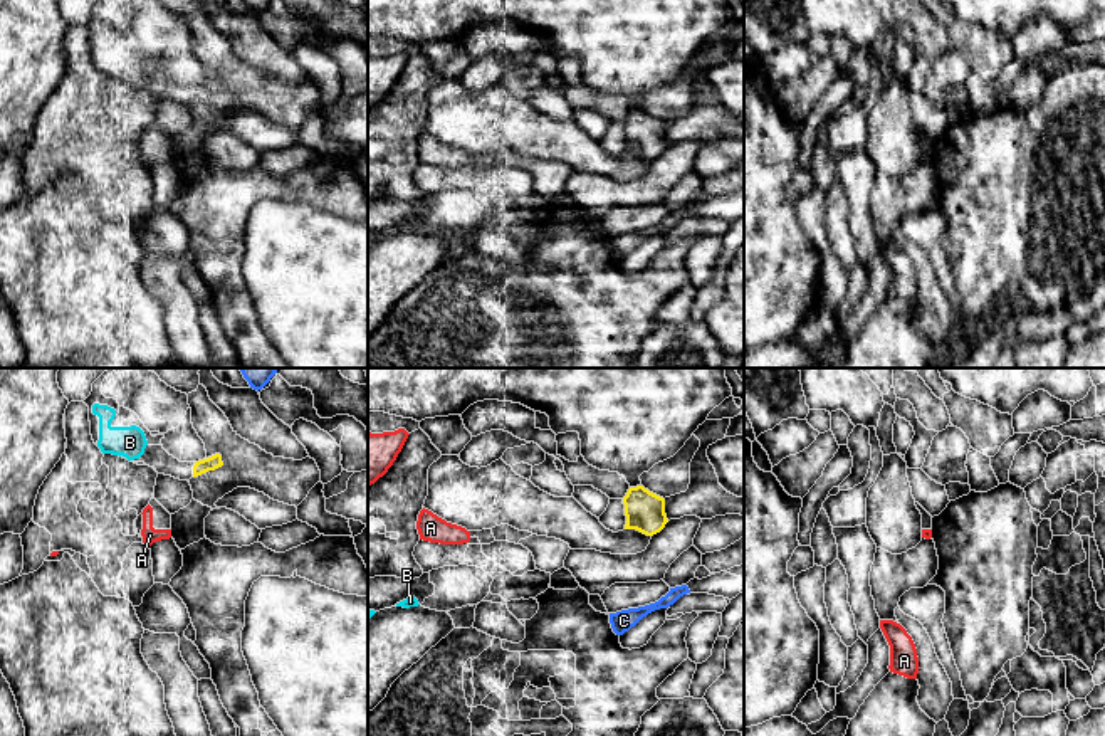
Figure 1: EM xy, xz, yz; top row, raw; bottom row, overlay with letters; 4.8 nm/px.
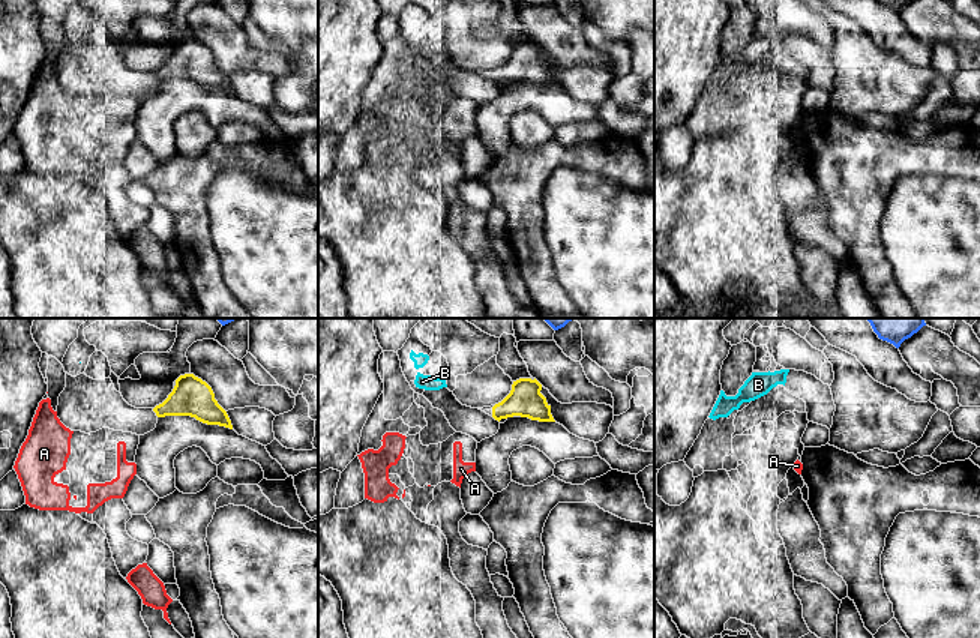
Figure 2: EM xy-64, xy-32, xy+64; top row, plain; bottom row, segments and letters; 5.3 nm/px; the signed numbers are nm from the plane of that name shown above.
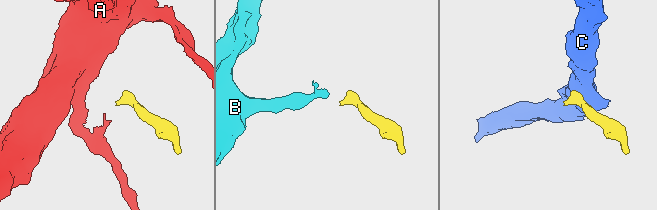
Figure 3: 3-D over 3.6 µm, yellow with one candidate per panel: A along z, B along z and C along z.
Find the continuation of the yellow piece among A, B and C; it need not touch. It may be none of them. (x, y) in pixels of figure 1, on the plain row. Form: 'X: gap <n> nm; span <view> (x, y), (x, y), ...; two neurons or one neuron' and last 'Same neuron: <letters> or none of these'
A: gap 260 nm; span xy (193, 99), (151, 131); two neurons
B: gap 240 nm; span xy (193, 89), (146, 68); one neuron
C: gap 280 nm; span xz (652, 158), (670, 212); two neurons
Same neuron: B

